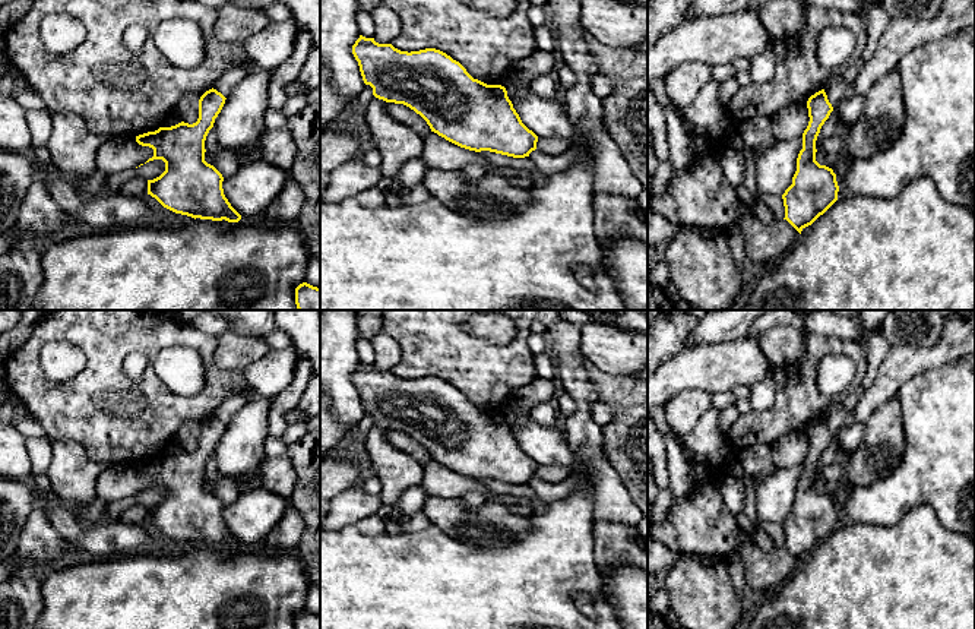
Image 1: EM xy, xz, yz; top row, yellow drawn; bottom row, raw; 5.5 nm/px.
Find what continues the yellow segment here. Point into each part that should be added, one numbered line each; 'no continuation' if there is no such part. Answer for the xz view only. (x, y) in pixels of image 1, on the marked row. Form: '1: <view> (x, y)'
no continuation

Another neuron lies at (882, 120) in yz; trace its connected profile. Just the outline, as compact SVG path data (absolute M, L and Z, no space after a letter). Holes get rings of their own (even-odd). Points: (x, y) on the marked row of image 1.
M898 70L880 78L864 97L861 116L845 132L851 159L867 159L890 148L903 132L908 110Z

